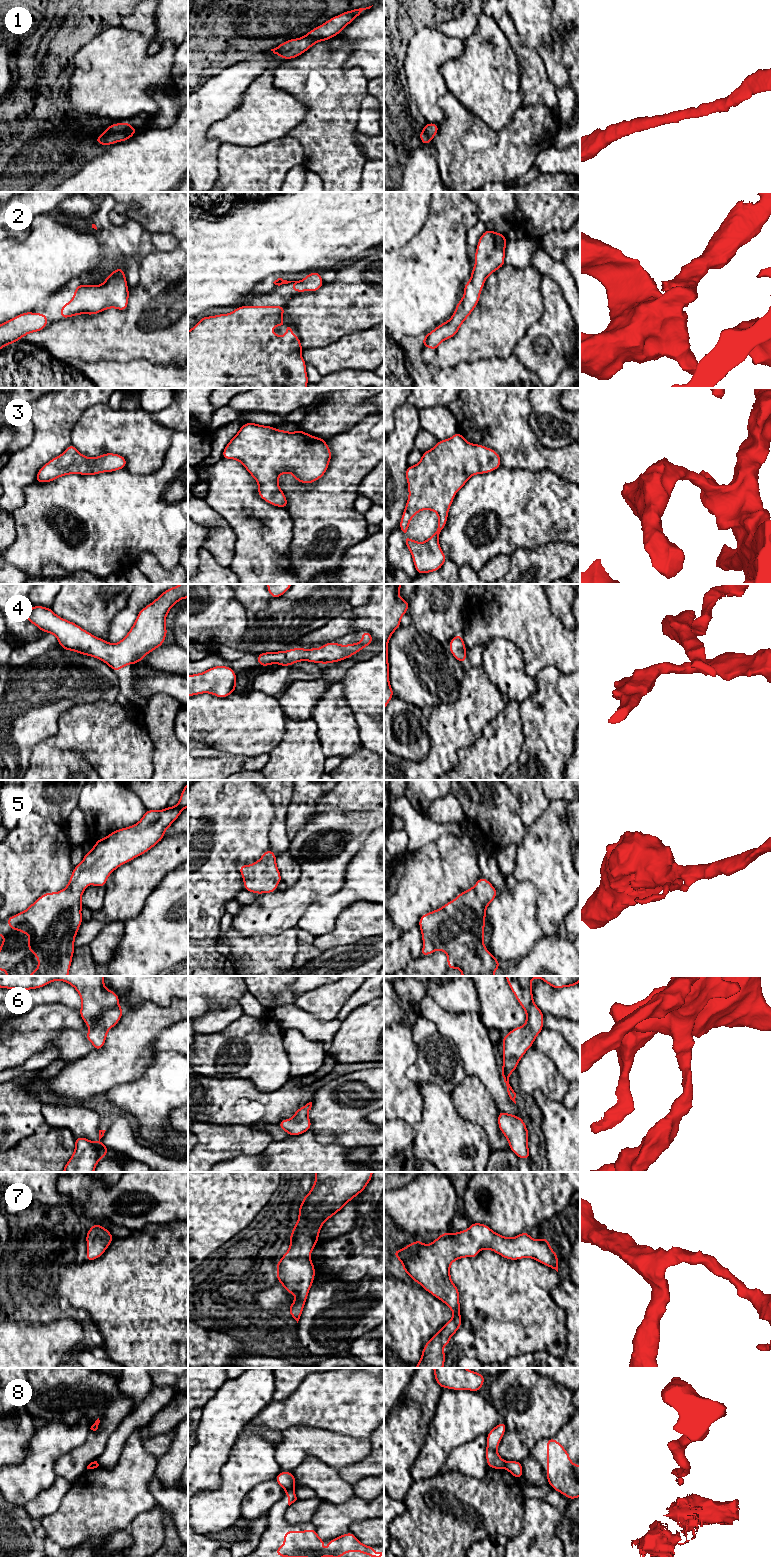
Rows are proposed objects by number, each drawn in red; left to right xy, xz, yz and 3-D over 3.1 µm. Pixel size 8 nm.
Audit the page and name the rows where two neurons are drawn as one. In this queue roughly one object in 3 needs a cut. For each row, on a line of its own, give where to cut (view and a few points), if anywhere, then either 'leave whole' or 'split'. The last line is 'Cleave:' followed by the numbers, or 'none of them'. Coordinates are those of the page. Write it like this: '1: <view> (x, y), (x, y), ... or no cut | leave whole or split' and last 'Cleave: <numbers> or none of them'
1: no cut | leave whole
2: no cut | leave whole
3: no cut | leave whole
4: no cut | leave whole
5: no cut | leave whole
6: no cut | leave whole
7: no cut | leave whole
8: xz (293, 1487), (285, 1490) | split
Cleave: 8

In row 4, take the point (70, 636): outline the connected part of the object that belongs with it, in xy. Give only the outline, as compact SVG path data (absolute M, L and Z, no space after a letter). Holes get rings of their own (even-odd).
M181 584L164 591L151 604L139 611L128 634L116 644L111 644L106 640L95 637L77 624L57 616L51 608L33 605L23 616L41 631L54 634L62 649L96 657L108 664L113 671L118 672L126 665L139 663L148 653L164 644L167 636L166 616L169 610L184 598L188 598L188 584Z

